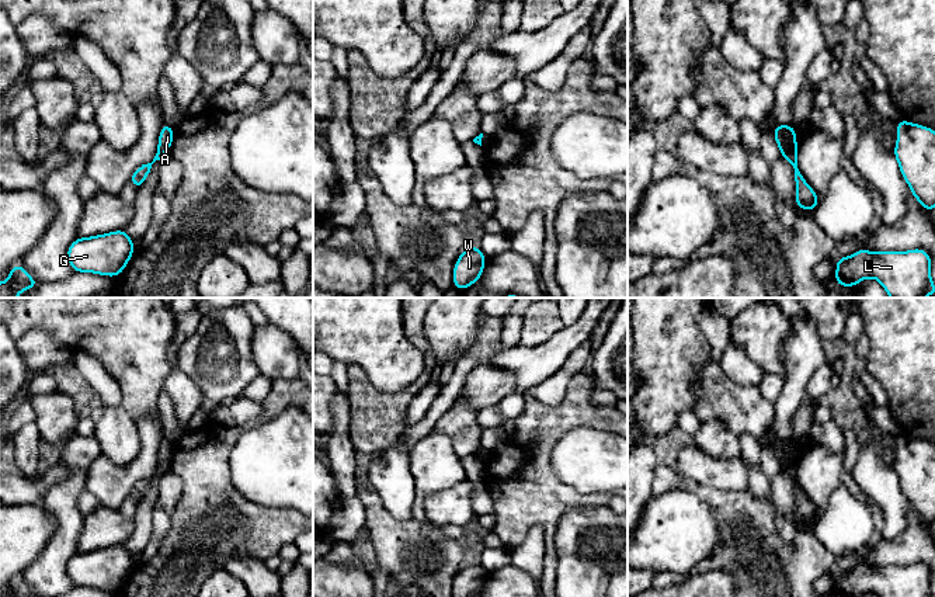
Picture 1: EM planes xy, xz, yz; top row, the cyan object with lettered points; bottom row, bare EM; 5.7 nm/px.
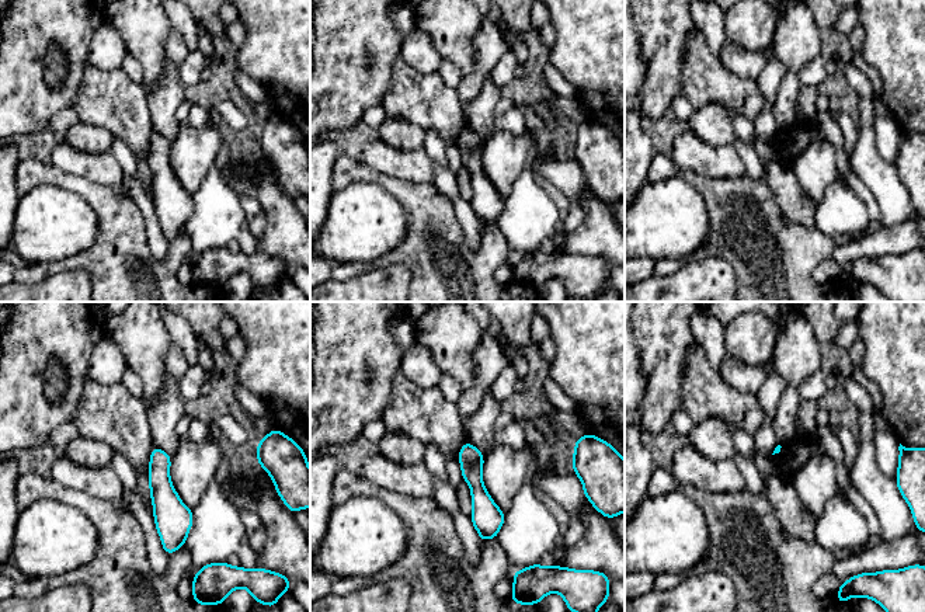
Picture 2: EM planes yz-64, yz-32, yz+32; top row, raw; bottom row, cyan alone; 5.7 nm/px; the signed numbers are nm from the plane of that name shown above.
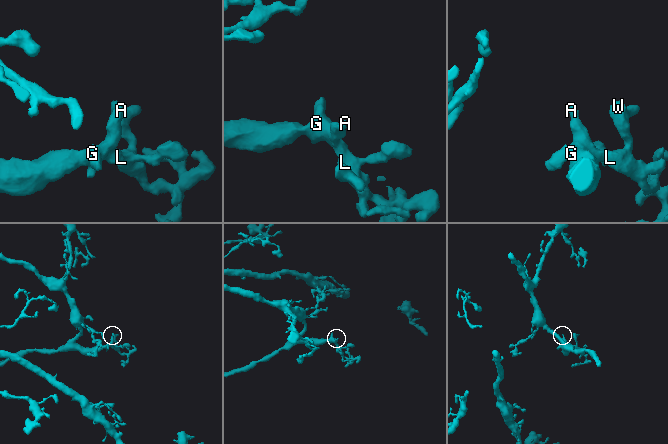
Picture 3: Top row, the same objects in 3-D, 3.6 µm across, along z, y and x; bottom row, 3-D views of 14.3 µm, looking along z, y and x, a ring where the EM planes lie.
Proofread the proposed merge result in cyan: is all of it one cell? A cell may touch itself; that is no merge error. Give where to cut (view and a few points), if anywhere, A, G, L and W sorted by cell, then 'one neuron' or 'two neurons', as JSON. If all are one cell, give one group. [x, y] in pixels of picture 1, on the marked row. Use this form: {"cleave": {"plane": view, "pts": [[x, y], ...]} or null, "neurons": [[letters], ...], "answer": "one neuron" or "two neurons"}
{"cleave": null, "neurons": [["A", "G", "L", "W"]], "answer": "one neuron"}

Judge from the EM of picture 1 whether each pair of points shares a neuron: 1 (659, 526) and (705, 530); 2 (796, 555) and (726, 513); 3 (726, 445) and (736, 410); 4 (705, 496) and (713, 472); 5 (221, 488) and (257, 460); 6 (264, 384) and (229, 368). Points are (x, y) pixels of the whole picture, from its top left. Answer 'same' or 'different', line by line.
1: same
2: same
3: different
4: different
5: different
6: different

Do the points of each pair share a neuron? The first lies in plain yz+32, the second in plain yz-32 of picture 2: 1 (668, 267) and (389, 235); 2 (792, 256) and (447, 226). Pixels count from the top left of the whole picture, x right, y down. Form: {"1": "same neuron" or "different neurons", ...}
{"1": "different neurons", "2": "same neuron"}

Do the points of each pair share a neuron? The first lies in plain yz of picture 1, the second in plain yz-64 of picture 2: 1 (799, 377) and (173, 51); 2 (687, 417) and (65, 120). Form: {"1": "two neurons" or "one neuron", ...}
{"1": "one neuron", "2": "one neuron"}

